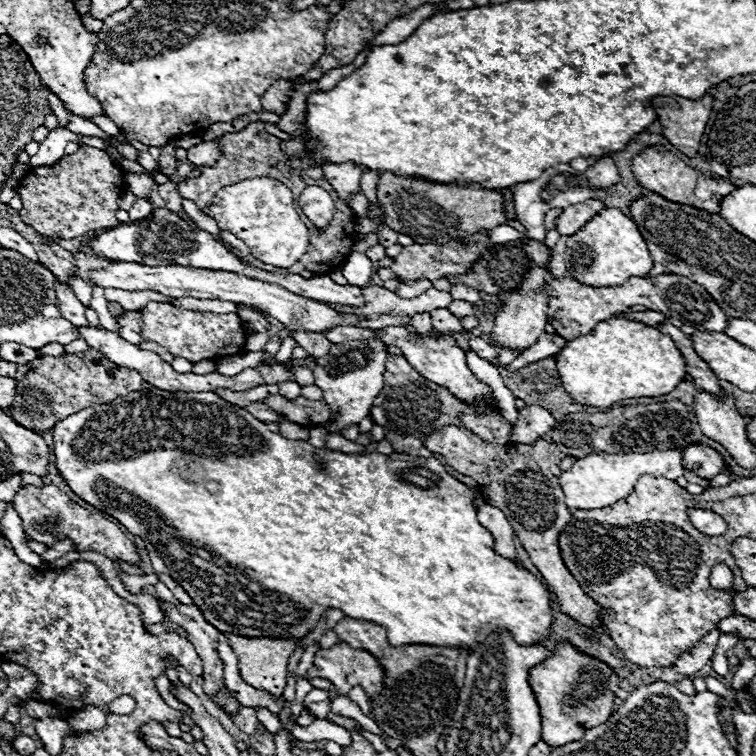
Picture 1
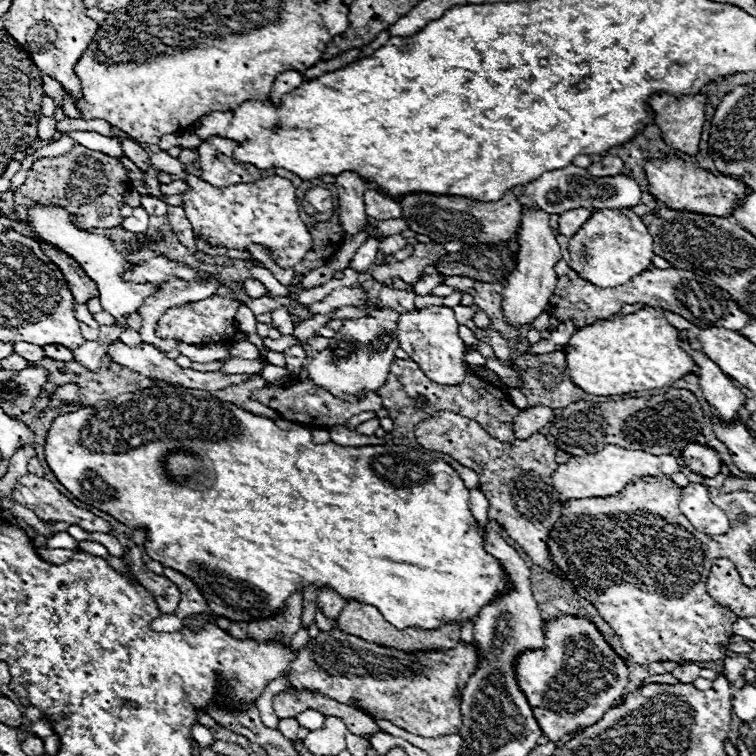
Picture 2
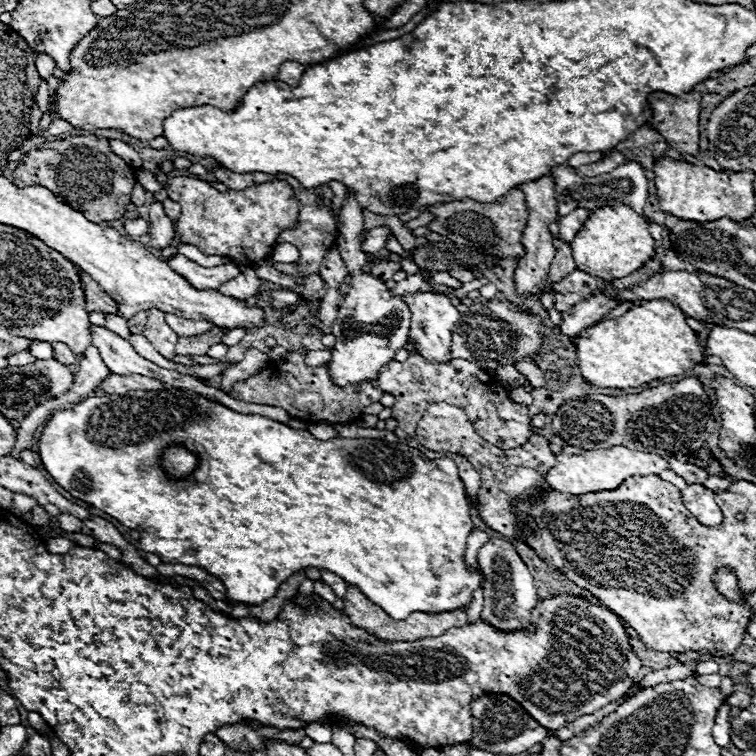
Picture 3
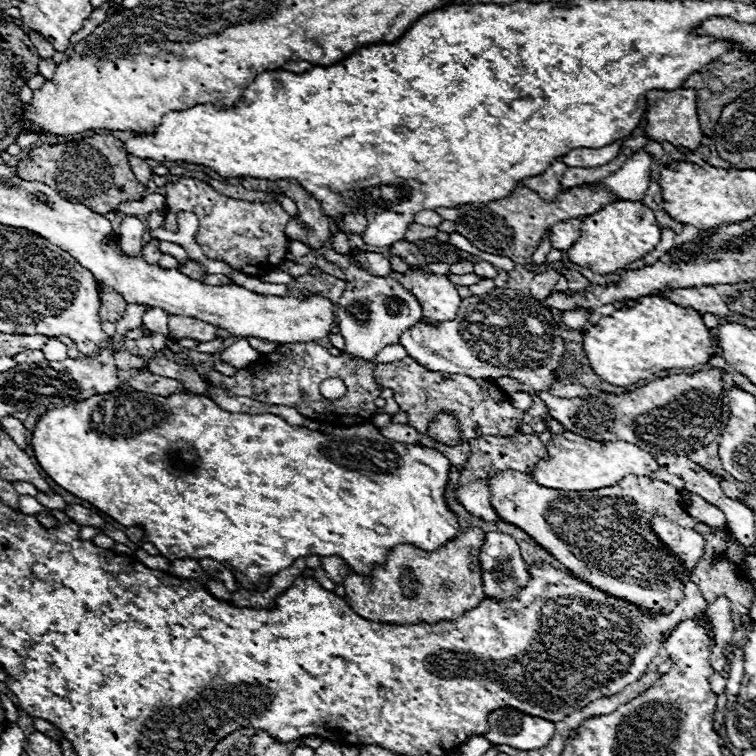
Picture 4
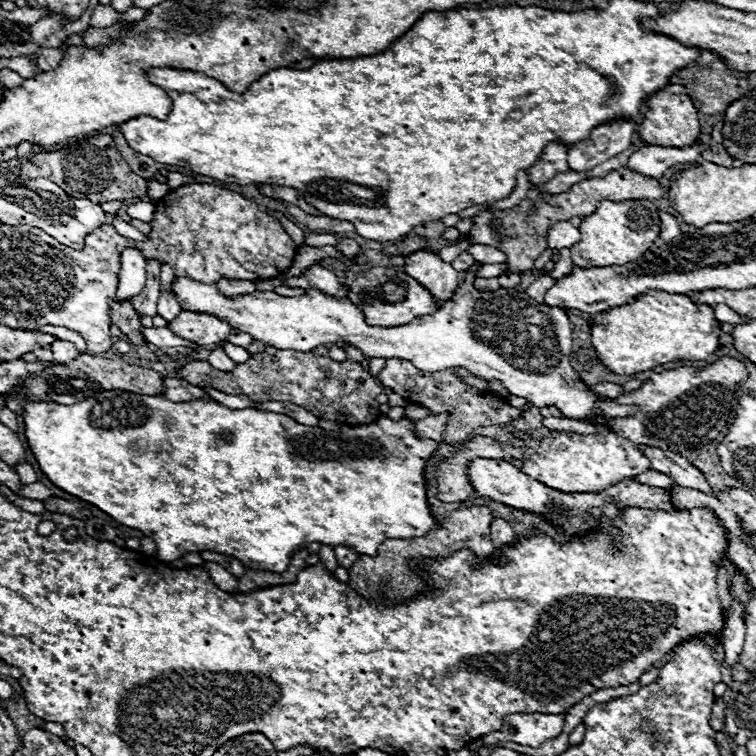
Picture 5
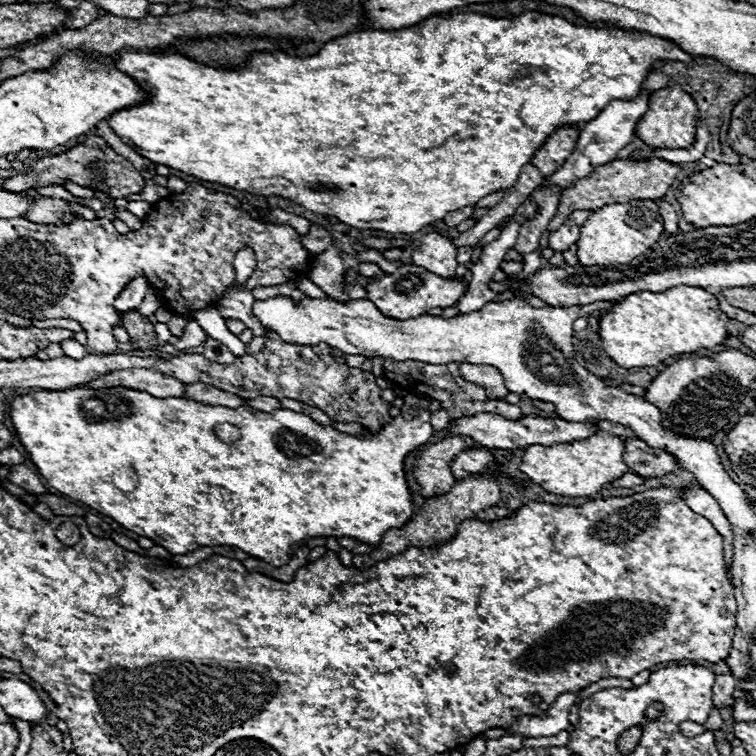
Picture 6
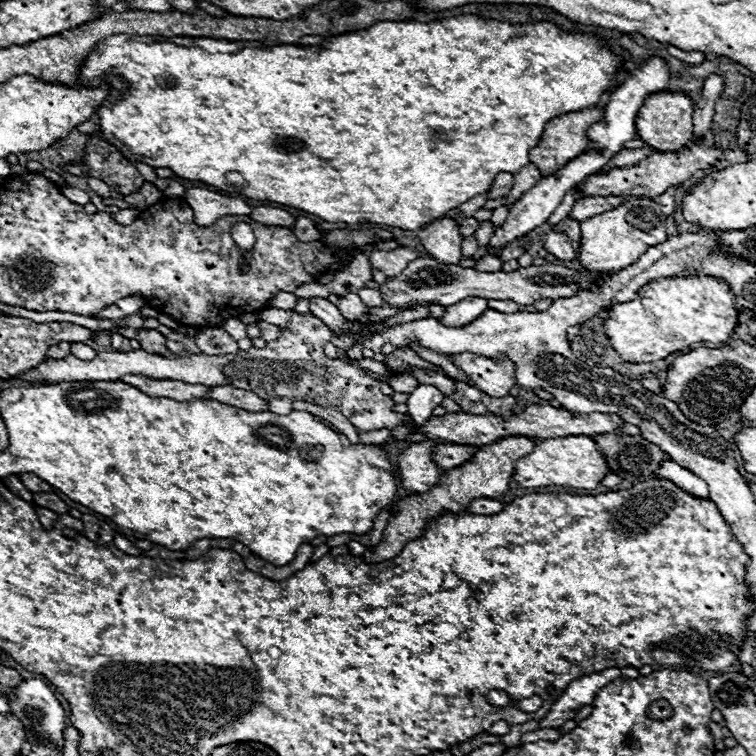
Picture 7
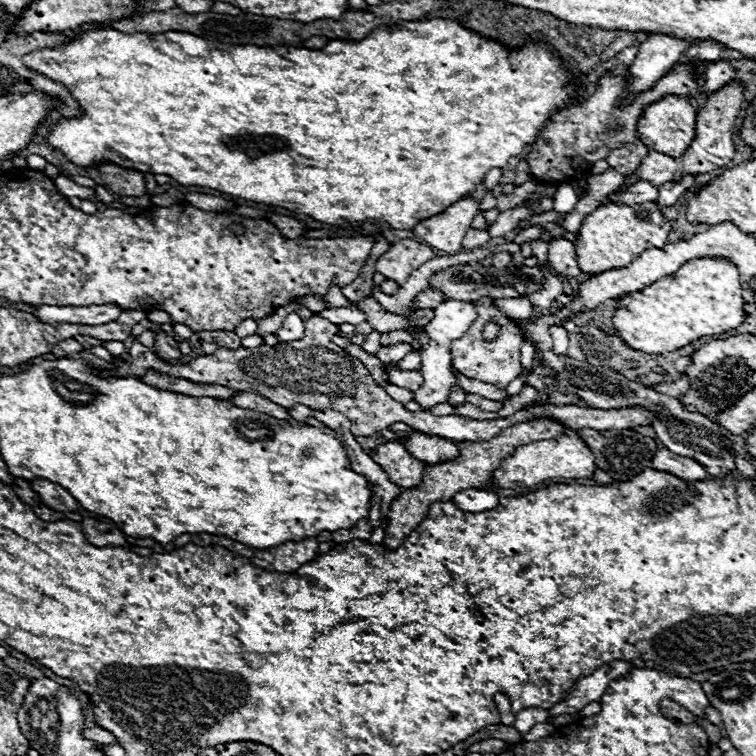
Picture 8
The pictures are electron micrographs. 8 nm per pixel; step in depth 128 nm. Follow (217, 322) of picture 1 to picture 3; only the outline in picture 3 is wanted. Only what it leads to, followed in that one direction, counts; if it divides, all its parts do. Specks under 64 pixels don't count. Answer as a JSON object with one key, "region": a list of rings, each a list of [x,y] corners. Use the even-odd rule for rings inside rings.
{"region":[[[244,268],[240,272],[240,276],[222,284],[220,292],[226,296],[234,296],[234,298],[250,298],[256,294],[260,284],[262,284],[262,280],[256,276],[256,272],[252,268]],[[166,314],[166,322],[178,336],[196,336],[196,334],[204,334],[204,332],[212,330],[212,324],[206,320],[196,322],[196,320],[186,320],[186,318],[180,318],[174,314]]]}

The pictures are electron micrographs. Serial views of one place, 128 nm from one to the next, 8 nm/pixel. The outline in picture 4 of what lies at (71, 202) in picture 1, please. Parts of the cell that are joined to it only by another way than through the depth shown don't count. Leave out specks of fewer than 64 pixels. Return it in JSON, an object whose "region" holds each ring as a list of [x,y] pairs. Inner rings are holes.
{"region":[[[112,134],[88,136],[54,146],[34,146],[30,154],[18,162],[16,174],[22,180],[40,180],[58,190],[66,200],[90,206],[98,214],[114,212],[124,200],[142,200],[146,186],[140,184],[128,164],[124,144]]]}

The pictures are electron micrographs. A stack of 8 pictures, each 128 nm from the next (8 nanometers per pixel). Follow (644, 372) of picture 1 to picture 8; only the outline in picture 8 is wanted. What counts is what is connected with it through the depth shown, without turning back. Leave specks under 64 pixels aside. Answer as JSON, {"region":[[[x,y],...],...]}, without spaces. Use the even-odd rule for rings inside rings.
{"region":[[[694,258],[678,272],[644,286],[638,294],[618,300],[614,328],[634,350],[664,354],[688,346],[702,336],[714,336],[738,328],[746,318],[738,268],[726,258]]]}

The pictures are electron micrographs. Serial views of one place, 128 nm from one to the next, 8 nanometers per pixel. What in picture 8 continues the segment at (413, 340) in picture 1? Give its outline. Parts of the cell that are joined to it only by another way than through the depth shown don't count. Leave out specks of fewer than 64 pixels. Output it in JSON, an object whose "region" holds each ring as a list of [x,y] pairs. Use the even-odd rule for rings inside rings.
{"region":[[[464,196],[460,202],[452,204],[444,212],[416,224],[412,232],[420,242],[432,248],[444,250],[448,254],[458,252],[462,248],[462,238],[466,230],[470,228],[474,216],[480,212],[478,206],[480,204],[474,198]]]}

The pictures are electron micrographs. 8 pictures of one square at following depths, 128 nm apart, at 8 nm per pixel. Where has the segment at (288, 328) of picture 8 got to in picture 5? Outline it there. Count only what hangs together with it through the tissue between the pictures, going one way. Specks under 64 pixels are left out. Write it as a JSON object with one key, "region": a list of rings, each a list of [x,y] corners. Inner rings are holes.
{"region":[[[222,278],[220,282],[218,282],[218,290],[222,290],[222,294],[226,294],[228,298],[238,298],[238,296],[242,296],[242,294],[252,294],[252,292],[256,292],[256,286],[254,286],[254,282],[242,282],[242,280],[226,280],[226,278]]]}

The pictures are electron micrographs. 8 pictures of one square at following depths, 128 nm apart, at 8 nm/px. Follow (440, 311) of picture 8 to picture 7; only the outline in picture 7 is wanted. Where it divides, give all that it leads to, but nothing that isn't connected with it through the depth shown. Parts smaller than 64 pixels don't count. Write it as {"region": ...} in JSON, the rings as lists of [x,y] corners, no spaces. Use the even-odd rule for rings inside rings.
{"region":[[[466,298],[454,306],[446,306],[444,316],[438,318],[444,326],[466,326],[478,318],[486,310],[486,300],[482,298]],[[418,386],[410,396],[408,396],[408,410],[410,410],[410,418],[416,424],[424,424],[430,416],[432,410],[442,404],[444,394],[436,388],[436,386]]]}

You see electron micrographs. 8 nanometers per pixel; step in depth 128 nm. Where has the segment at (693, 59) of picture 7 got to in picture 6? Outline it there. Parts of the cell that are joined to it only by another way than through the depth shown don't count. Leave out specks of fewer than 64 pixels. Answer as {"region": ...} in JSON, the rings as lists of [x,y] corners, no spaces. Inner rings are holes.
{"region":[[[468,12],[447,13],[446,16],[433,14],[410,28],[400,28],[400,30],[350,32],[342,38],[326,42],[318,54],[306,56],[306,58],[290,56],[286,52],[258,52],[248,58],[248,64],[244,68],[212,68],[178,52],[154,52],[154,50],[134,50],[134,48],[122,48],[112,56],[112,60],[118,66],[118,70],[128,74],[132,80],[136,80],[136,84],[142,90],[146,90],[150,98],[126,110],[114,112],[112,116],[108,116],[108,124],[124,144],[130,146],[132,142],[134,150],[140,156],[148,158],[150,162],[170,166],[174,170],[180,170],[188,176],[196,176],[206,182],[222,184],[236,190],[246,190],[250,194],[284,198],[304,206],[310,212],[338,218],[340,222],[354,228],[374,228],[374,230],[384,230],[394,234],[414,234],[424,226],[436,220],[442,220],[452,210],[460,210],[464,206],[476,204],[480,198],[500,188],[510,188],[518,180],[522,166],[530,162],[532,154],[546,142],[546,138],[558,126],[562,124],[578,126],[580,122],[590,122],[604,110],[604,106],[610,100],[634,98],[640,92],[642,82],[656,60],[690,62],[692,56],[680,50],[670,40],[632,32],[632,30],[620,30],[620,28],[600,30],[600,28],[572,26],[560,16],[548,16],[540,12],[526,12],[514,20],[490,18],[490,16]]]}

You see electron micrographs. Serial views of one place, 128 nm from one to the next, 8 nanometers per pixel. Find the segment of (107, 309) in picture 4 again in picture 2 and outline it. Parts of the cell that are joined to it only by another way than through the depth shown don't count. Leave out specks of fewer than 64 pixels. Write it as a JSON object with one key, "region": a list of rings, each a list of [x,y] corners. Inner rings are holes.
{"region":[[[40,242],[40,248],[46,252],[46,256],[62,270],[62,274],[66,276],[68,280],[68,286],[70,286],[70,292],[74,296],[74,300],[78,304],[86,304],[90,298],[98,298],[98,288],[96,284],[86,276],[86,272],[78,266],[78,262],[74,258],[70,258],[68,254],[48,246],[46,242]]]}

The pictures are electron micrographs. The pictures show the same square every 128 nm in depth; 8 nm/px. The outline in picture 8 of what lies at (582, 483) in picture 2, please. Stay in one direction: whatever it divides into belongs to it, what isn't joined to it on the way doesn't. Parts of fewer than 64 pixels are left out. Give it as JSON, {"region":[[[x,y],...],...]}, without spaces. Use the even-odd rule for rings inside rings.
{"region":[[[574,434],[574,438],[560,436],[560,438],[538,440],[538,442],[530,442],[530,444],[514,448],[514,452],[502,460],[500,468],[494,470],[492,486],[514,490],[514,488],[540,484],[548,478],[592,478],[594,470],[596,470],[594,456],[584,444],[584,440],[578,434]]]}

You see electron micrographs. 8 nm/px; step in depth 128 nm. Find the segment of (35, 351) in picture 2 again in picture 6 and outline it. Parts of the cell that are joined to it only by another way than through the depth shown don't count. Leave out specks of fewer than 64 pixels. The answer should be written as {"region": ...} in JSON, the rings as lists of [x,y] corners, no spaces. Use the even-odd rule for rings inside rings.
{"region":[[[66,340],[66,342],[60,342],[62,344],[62,350],[64,350],[64,356],[70,356],[70,358],[84,358],[88,354],[86,346],[82,346],[78,340]]]}

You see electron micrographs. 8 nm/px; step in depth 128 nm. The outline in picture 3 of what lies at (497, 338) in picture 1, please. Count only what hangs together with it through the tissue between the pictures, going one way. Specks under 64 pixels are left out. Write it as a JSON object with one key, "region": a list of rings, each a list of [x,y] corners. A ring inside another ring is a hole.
{"region":[[[546,174],[546,178],[538,178],[534,182],[526,182],[520,186],[520,190],[526,196],[526,204],[530,208],[530,216],[528,216],[528,226],[526,232],[522,234],[522,244],[526,248],[526,256],[518,260],[518,268],[516,268],[516,290],[520,294],[542,294],[542,282],[546,278],[546,272],[550,268],[550,262],[556,256],[556,248],[552,246],[552,236],[548,226],[558,220],[558,210],[556,210],[556,192],[554,192],[556,184],[554,184],[554,176]]]}

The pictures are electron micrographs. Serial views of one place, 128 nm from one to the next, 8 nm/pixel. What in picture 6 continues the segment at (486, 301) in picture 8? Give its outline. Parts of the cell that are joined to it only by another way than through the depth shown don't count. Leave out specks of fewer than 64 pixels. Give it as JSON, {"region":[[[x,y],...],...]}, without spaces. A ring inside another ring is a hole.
{"region":[[[462,362],[460,364],[460,374],[462,374],[464,380],[482,386],[486,390],[488,400],[502,400],[508,394],[504,378],[502,378],[502,374],[494,366]]]}

